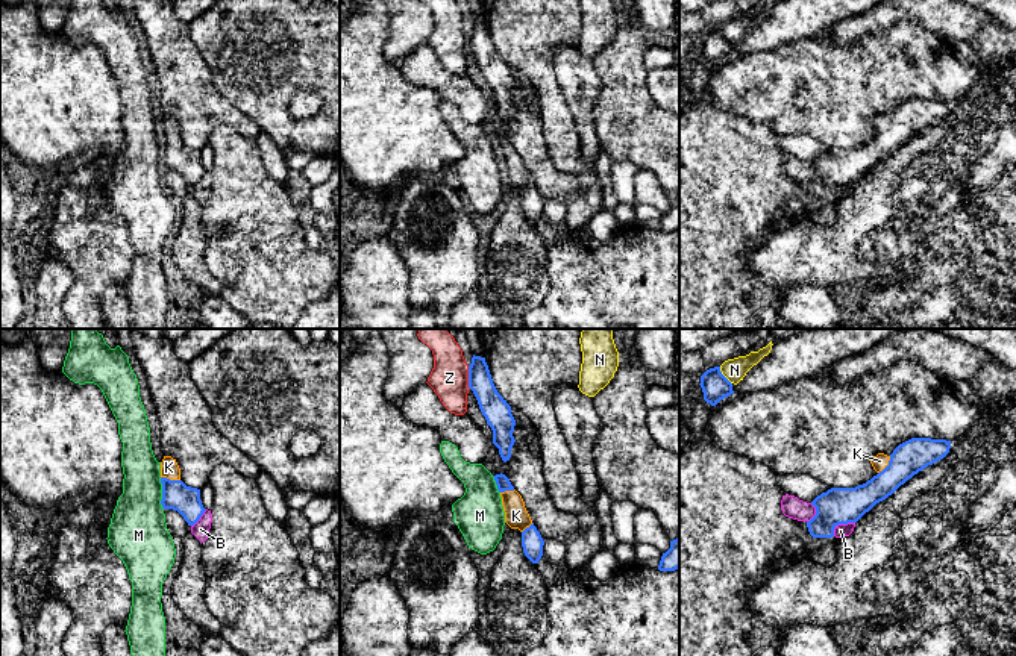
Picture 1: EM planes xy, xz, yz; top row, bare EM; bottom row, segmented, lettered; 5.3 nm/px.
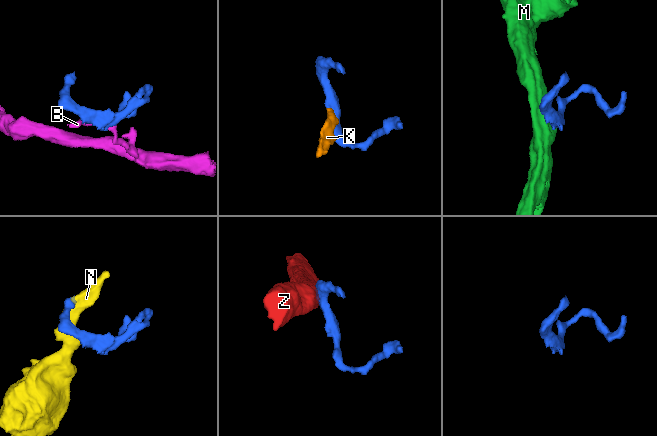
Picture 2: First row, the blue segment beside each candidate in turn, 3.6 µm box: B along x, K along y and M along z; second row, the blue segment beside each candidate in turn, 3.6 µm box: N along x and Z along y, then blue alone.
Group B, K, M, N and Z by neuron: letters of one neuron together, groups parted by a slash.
B / K / M / N / Z

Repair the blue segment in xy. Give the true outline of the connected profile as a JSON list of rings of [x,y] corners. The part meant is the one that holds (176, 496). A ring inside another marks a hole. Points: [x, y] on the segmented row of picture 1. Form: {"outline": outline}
{"outline": [[[171,456],[161,462],[161,483],[164,509],[177,511],[188,526],[194,526],[206,511],[200,500],[200,489],[187,486],[180,480],[180,468]]]}

